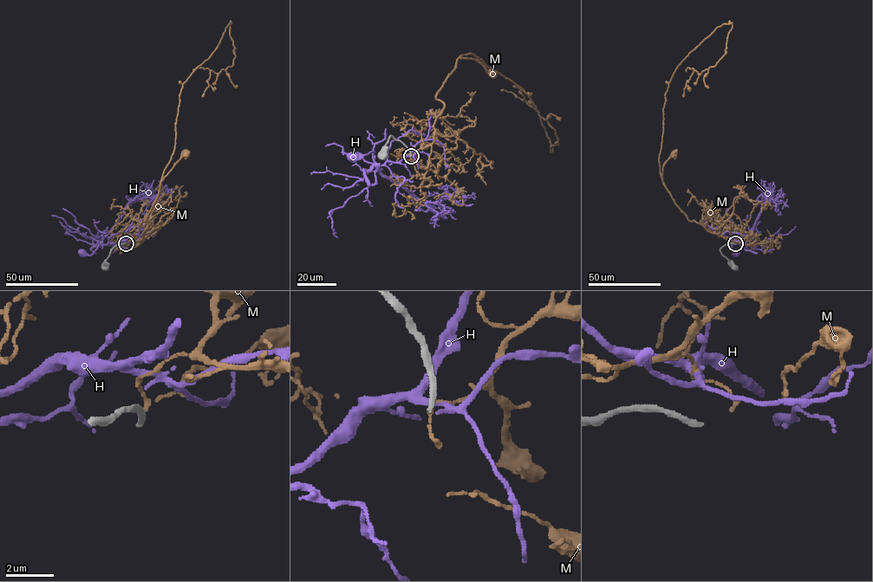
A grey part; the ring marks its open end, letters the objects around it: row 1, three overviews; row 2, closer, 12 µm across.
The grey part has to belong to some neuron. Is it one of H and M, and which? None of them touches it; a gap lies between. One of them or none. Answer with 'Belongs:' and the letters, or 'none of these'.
Belongs: none of these

